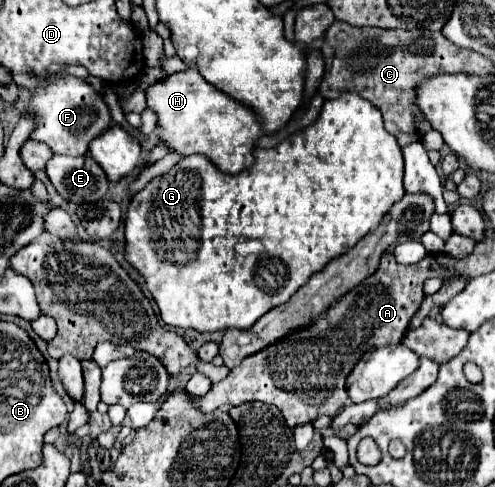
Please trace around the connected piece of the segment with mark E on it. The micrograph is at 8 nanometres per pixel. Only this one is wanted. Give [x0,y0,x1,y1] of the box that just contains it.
[46,156,108,204]

